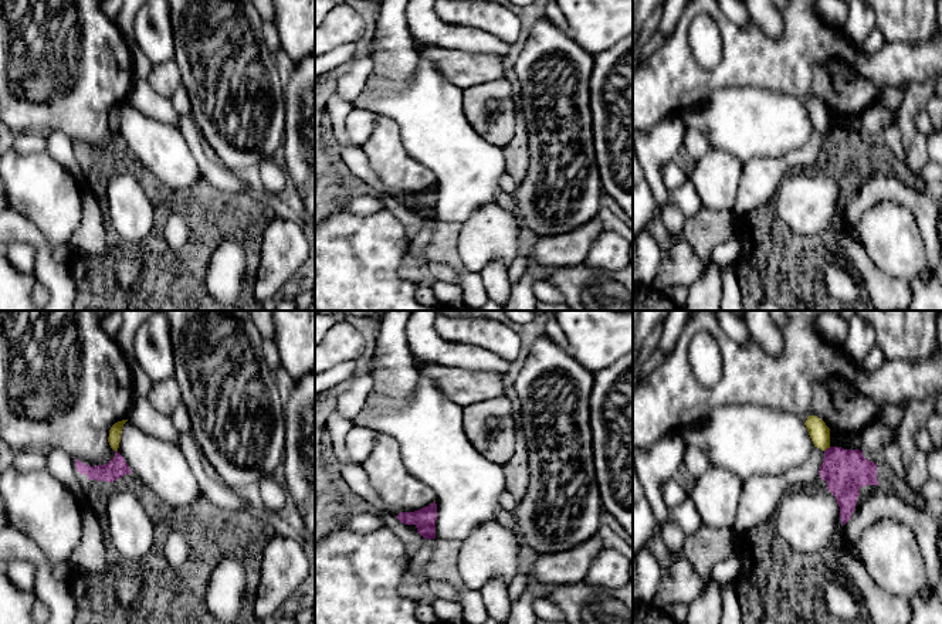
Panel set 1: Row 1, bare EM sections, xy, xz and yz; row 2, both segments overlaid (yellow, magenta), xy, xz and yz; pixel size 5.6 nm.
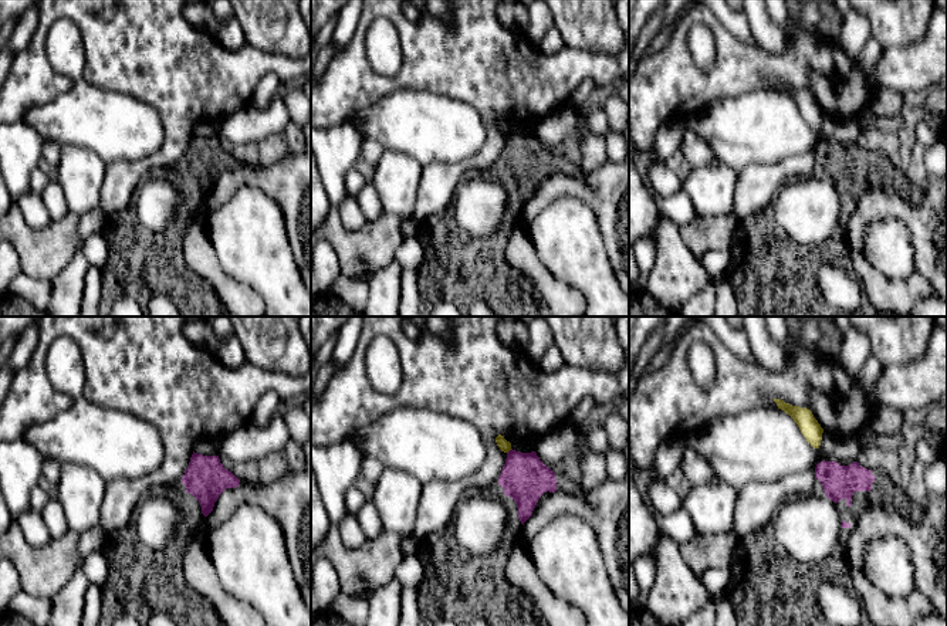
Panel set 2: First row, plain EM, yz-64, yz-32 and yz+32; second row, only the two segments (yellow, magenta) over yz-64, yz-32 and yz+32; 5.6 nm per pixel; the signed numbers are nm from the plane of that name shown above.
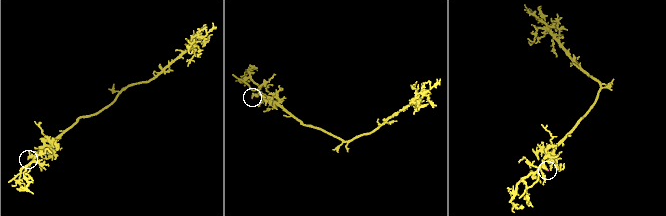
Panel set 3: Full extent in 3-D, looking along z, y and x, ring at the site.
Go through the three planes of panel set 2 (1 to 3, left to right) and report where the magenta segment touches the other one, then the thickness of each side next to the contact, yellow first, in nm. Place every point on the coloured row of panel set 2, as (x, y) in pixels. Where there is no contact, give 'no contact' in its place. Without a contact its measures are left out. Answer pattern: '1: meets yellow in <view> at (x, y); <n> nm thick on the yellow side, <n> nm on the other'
1: no contact
2: meets yellow in yz-32 at (508, 450); 70 nm thick on the yellow side, 280 nm on the other
3: no contact

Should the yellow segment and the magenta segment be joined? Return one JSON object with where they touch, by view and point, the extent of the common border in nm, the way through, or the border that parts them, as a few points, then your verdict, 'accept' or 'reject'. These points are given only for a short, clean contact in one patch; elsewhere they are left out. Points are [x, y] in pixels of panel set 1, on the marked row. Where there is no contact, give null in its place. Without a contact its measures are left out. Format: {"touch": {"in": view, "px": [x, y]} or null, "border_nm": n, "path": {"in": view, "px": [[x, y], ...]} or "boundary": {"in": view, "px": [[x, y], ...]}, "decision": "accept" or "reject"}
{"touch": {"in": "yz", "px": [827, 447]}, "border_nm": 50, "boundary": {"in": "yz", "px": [[830, 447], [824, 451]]}, "decision": "reject"}

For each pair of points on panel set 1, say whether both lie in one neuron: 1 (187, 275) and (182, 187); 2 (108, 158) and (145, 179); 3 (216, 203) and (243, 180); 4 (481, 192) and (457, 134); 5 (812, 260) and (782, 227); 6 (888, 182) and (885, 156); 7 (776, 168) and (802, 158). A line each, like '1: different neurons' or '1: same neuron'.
1: different neurons
2: same neuron
3: different neurons
4: same neuron
5: same neuron
6: different neurons
7: same neuron

